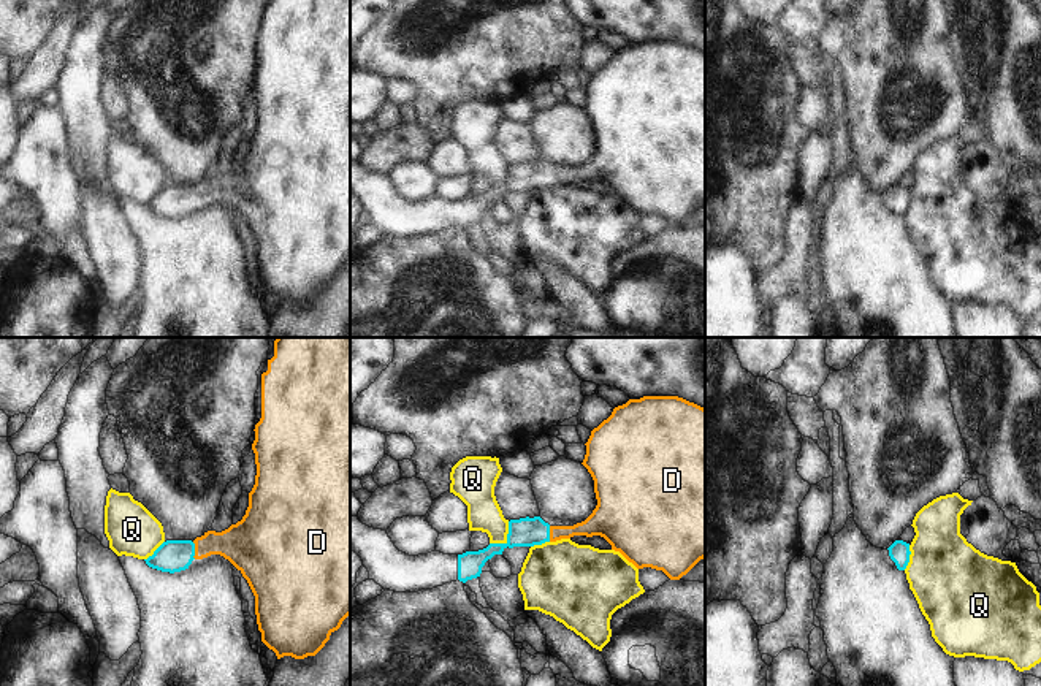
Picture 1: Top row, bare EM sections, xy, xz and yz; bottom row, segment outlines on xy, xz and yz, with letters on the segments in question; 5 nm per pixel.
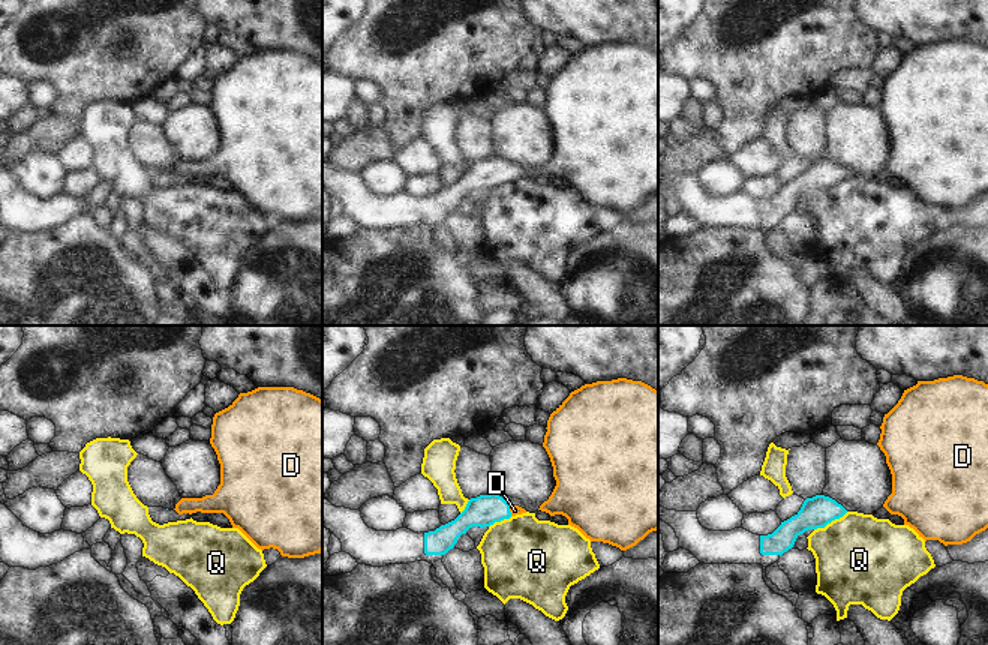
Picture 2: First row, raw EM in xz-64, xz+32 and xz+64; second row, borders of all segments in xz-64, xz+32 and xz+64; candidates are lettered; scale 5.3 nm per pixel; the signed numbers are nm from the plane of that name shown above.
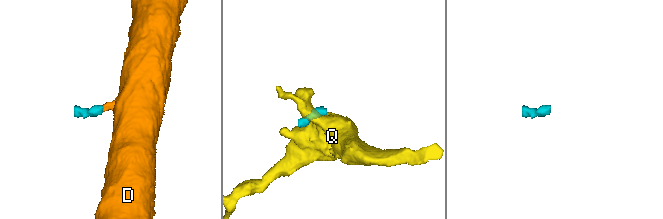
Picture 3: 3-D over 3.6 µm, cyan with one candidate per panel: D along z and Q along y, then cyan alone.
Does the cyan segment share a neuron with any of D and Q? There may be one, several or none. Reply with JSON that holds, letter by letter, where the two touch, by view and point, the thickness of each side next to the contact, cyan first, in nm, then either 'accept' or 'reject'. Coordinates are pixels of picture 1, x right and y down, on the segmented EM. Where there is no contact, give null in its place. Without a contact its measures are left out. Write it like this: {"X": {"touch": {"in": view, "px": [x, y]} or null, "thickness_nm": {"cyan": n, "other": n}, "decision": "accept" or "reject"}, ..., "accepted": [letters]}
{"D": {"touch": {"in": "xy", "px": [194, 550]}, "thickness_nm": {"cyan": 160, "other": 220}, "decision": "accept"}, "Q": {"touch": {"in": "xz", "px": [507, 539]}, "thickness_nm": {"cyan": 140, "other": 180}, "decision": "reject"}, "accepted": ["D"]}

